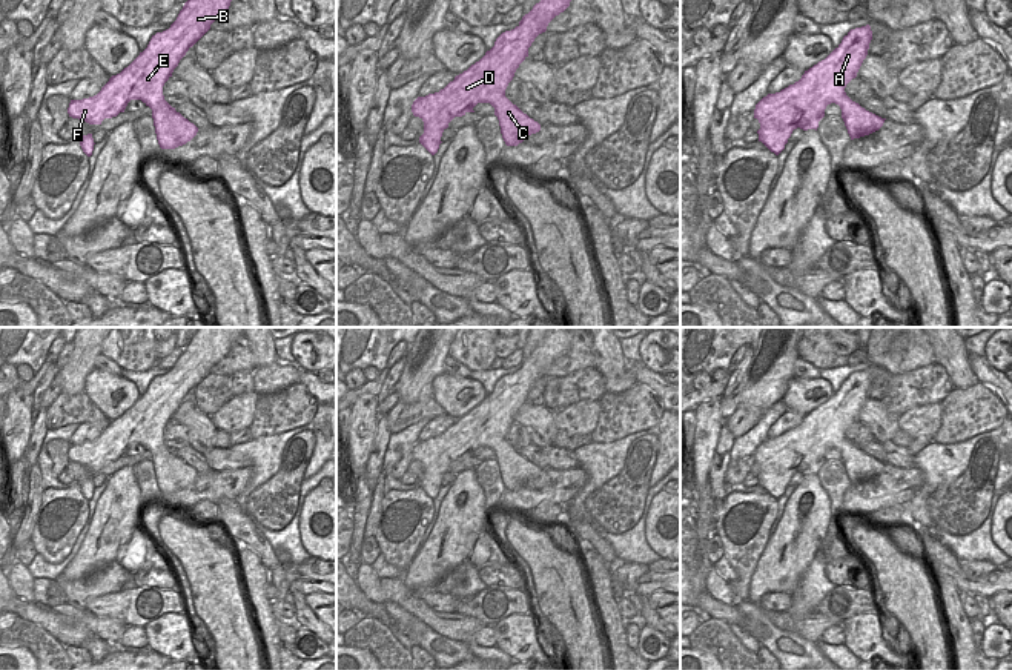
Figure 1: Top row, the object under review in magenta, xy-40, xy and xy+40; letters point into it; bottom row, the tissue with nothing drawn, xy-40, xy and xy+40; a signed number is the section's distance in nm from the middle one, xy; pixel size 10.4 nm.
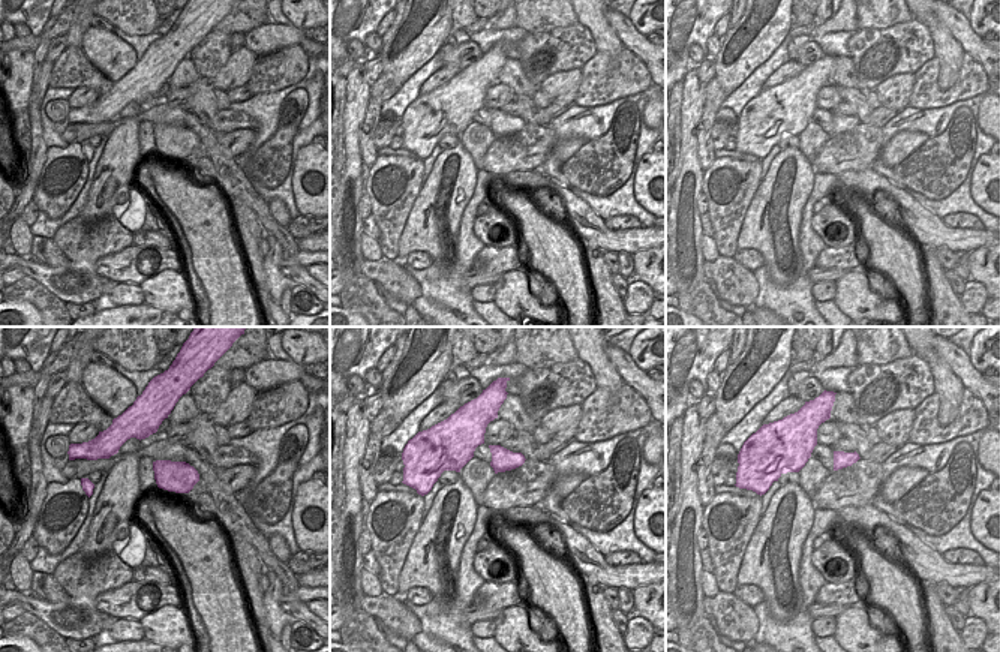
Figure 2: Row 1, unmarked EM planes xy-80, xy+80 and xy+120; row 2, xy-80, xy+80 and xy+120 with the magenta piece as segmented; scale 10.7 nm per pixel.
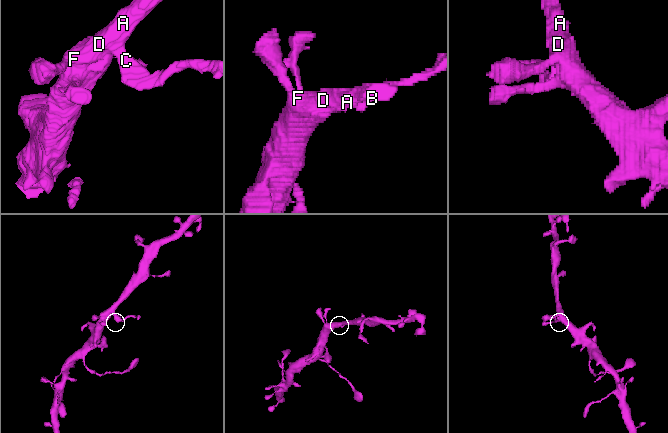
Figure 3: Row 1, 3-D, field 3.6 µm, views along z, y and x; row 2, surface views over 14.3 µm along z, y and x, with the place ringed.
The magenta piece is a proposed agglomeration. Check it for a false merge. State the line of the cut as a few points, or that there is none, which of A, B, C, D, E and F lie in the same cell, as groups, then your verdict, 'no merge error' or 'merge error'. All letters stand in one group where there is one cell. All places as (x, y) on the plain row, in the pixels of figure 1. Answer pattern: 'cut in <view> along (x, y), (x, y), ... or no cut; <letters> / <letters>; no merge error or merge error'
no cut; A B C D E F; no merge error

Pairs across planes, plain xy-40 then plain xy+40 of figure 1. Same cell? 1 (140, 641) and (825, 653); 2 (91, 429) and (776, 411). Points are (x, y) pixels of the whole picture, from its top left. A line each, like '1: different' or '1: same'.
1: different
2: different

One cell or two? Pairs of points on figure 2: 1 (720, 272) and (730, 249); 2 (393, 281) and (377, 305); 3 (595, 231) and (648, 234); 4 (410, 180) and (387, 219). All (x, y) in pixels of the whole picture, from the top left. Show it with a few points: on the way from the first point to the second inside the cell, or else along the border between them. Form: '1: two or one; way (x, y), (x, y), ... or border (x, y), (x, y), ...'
1: two; border (720, 255), (733, 258)
2: two; border (363, 275), (374, 282)
3: one; way (609, 239), (634, 239)
4: one; way (401, 189), (392, 198), (390, 210)

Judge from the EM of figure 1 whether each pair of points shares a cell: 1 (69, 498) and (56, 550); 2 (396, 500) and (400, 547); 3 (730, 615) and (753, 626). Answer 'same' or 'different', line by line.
1: same
2: same
3: same

